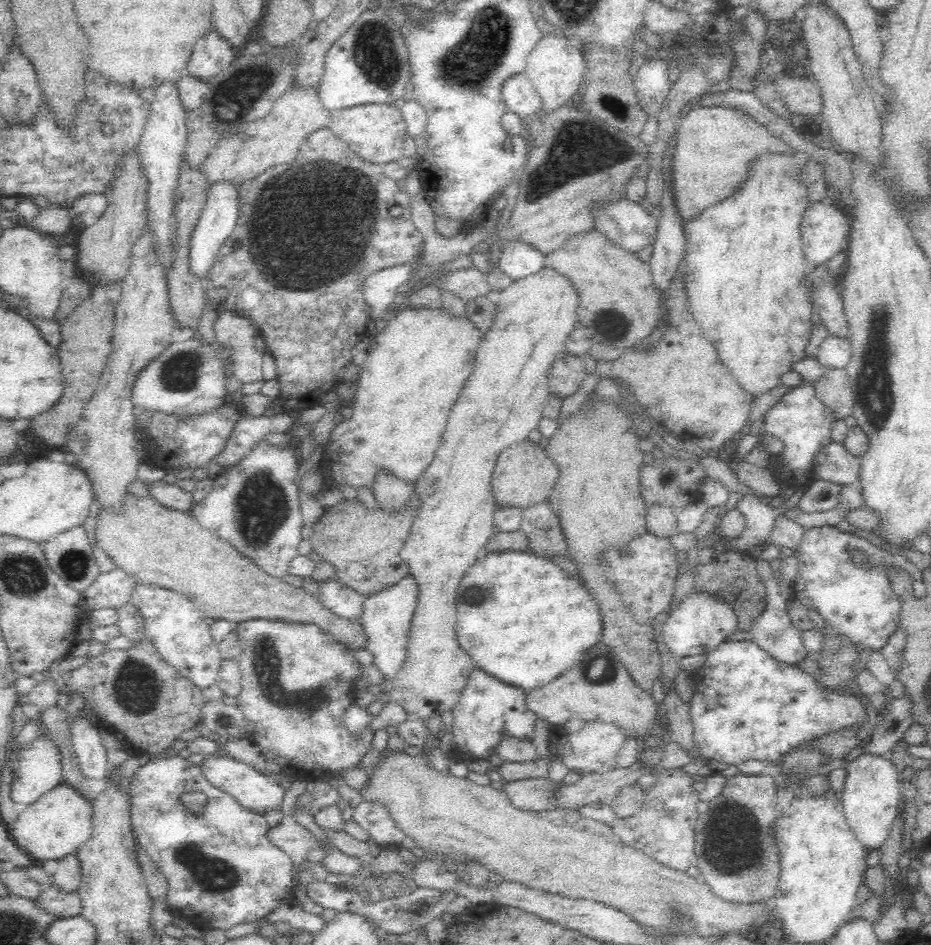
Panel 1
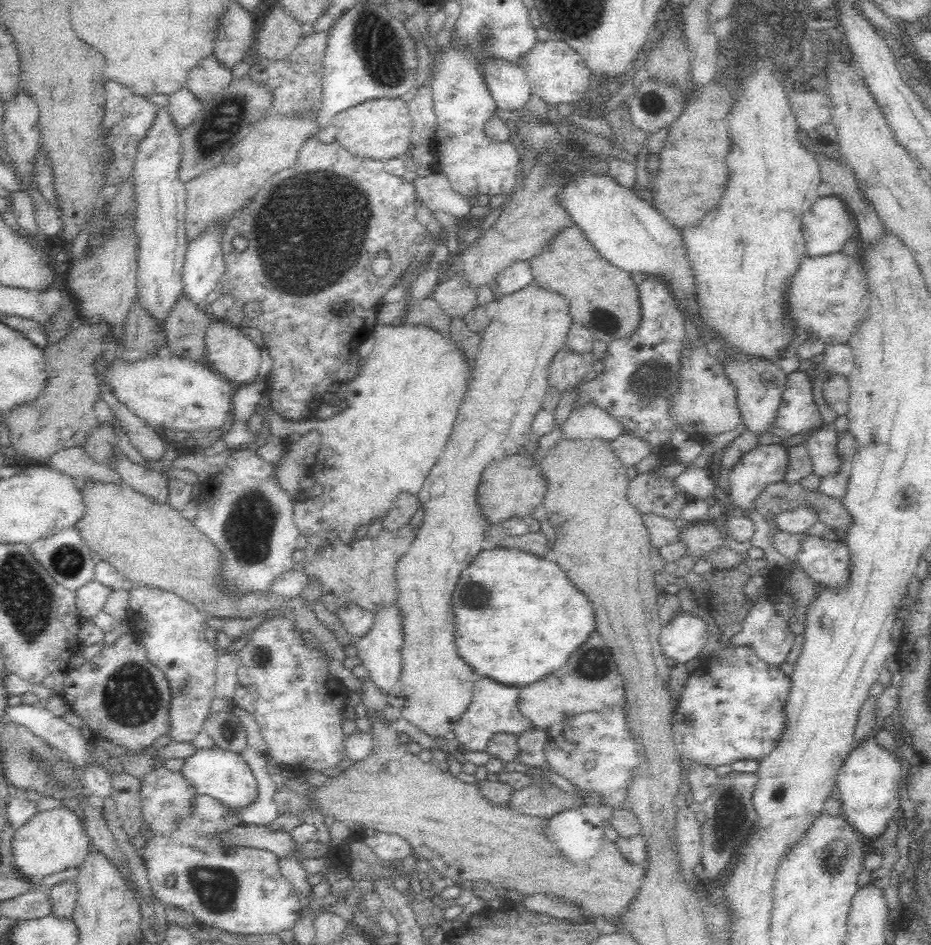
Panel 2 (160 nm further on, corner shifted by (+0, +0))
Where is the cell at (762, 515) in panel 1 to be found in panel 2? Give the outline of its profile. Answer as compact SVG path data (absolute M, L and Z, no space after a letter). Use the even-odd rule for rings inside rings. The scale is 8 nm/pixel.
M782 444L759 446L742 457L742 460L734 467L734 470L729 472L731 492L728 495L732 500L732 506L734 506L736 514L746 516L746 514L754 514L756 511L761 511L757 506L758 496L769 484L785 480L790 464L789 458L788 449Z

